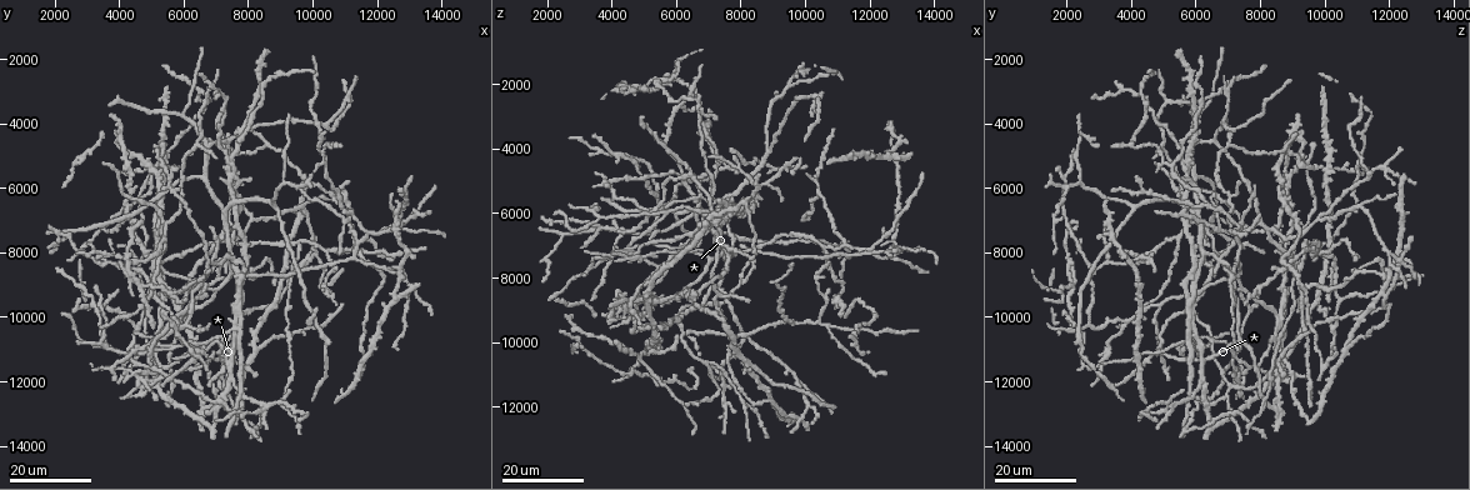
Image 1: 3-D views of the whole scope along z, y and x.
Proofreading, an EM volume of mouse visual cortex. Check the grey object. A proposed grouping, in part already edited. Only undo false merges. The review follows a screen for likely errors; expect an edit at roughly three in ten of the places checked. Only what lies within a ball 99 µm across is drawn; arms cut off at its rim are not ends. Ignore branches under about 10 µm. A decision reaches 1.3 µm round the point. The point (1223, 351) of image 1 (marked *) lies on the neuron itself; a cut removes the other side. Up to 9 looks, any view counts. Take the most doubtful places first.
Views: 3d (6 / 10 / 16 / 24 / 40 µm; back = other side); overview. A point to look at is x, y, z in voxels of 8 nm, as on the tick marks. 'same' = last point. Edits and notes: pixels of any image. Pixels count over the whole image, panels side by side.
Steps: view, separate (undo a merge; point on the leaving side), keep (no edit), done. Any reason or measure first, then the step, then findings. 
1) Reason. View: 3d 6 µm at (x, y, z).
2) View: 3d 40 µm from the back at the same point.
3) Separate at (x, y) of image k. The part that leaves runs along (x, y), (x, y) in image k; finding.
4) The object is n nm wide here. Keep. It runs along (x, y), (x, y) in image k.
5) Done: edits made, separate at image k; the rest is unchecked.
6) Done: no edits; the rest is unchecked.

Side arm on a straight run. View: 3d 16 µm at (8700, 12800, 5100).

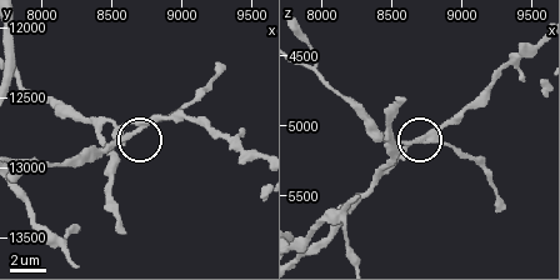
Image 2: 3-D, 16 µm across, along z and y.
View: 3d 6 µm at (8660, 12760, 5140).

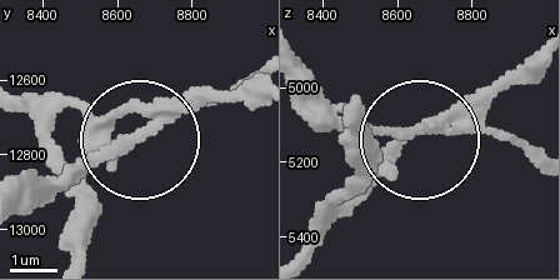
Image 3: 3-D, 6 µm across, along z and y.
Separate at (525, 143) of image 3. The part that leaves runs along (453, 128), (384, 128), (301, 80) in image 3; two neurons meet here.

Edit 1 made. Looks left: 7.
View: overview.

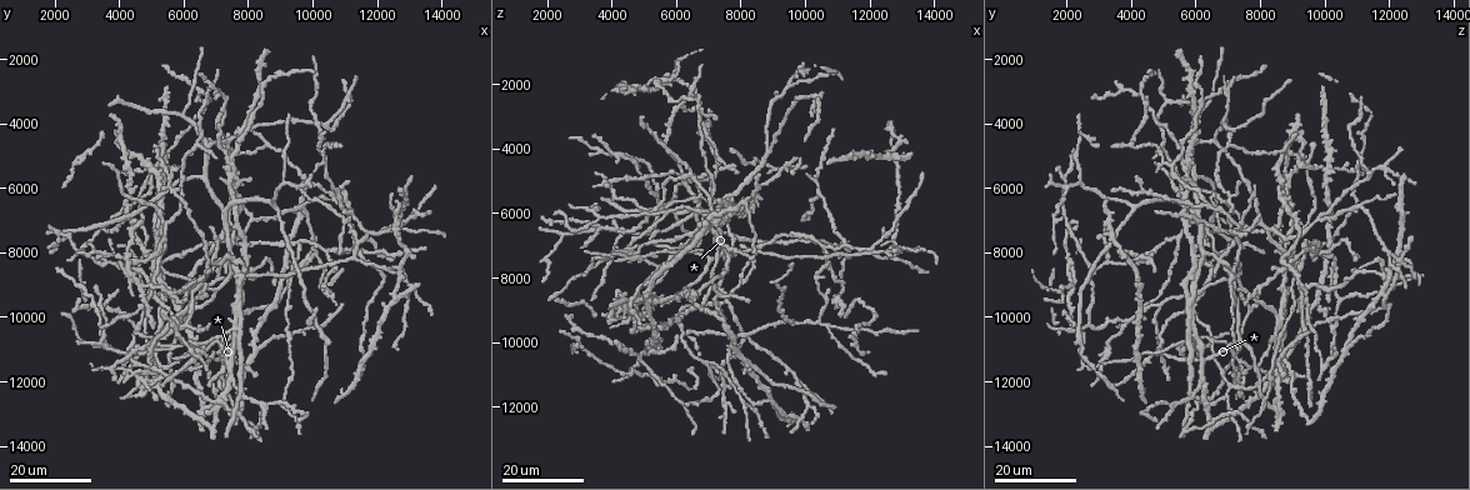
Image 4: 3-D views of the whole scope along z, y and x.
View: 3d 24 µm at (4400, 11800, 7200).

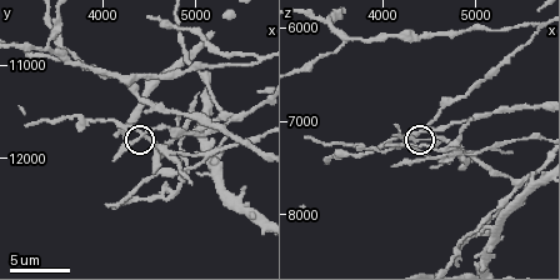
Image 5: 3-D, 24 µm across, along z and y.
View: 3d 10 µm at (4350, 11850, 7200).

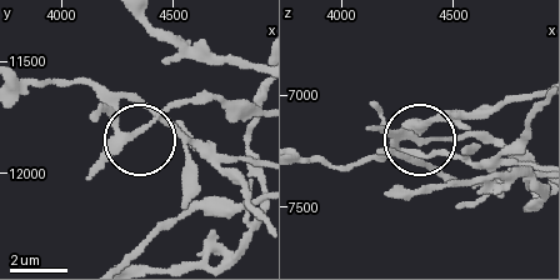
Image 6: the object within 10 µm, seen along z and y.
3 arms meet here. Separate at (96, 114) of image 6. The part that leaves runs along (116, 131), (119, 105), (138, 99), (195, 139), (253, 158) in image 6; a second neuron is stuck on.

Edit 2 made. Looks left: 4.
Three-way junction. View: 3d 24 µm at (7000, 10700, 5600).

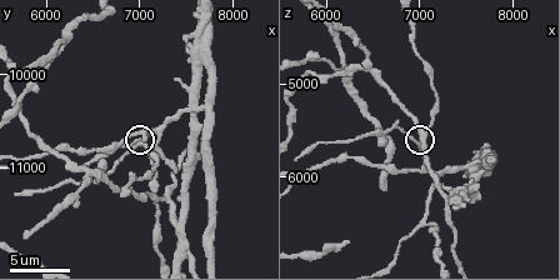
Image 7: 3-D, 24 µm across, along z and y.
Zoom in. View: 3d 6 µm at the same point.

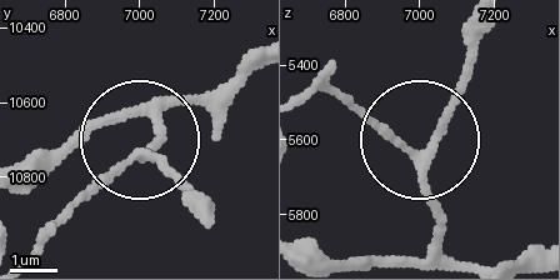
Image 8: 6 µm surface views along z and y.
3 arms meet here. Keep. All the same neuron.

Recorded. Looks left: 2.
Two arms in line, one across. View: 3d 16 µm at (4900, 9500, 10500).

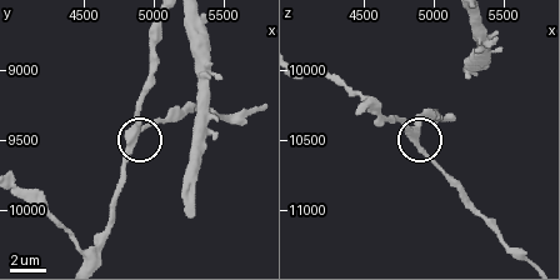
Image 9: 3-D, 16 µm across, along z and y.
View: 3d 10 µm at the same point.

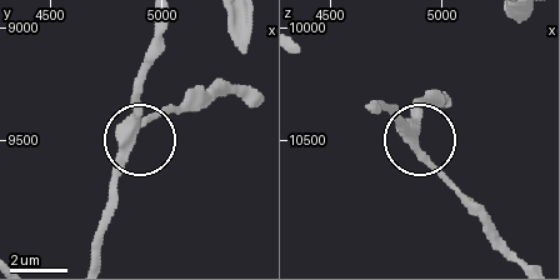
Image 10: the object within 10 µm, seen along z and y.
The object is 320 nm wide here. Keep. It runs along (158, 23), (136, 101), (136, 133), (191, 89) in image 10; all the same neuron.

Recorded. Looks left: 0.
Done: edits made, separate at image 3, separate at image 6; the rest is unchecked.

